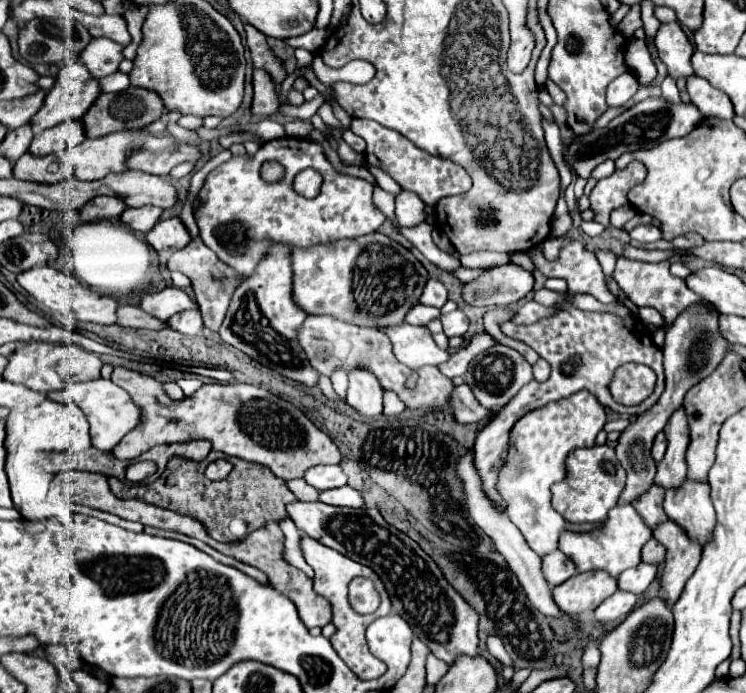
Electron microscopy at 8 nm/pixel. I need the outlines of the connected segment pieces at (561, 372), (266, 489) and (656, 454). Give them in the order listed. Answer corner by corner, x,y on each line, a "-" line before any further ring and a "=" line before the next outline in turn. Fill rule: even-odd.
562,303
556,309
556,313
550,317
544,317
532,325
516,325
514,321
504,321
500,323
500,331
512,339
530,345
542,359
546,359
552,365
552,375
544,383
530,381
528,385
524,385
520,393
506,407
502,407
476,437
474,443
476,469
480,469
480,477
484,477
484,489
488,489
488,497
496,497
496,501
500,501
500,493
496,493
496,469
500,469
500,461
504,461
504,453
508,451
508,433
516,423
516,419
522,417
524,413
538,409
550,401
564,399
580,389
588,389
600,399
602,405
610,407
612,411
626,413
626,415
640,415
646,409
650,409
664,391
662,349
654,345
652,333
648,331
648,327
640,317
632,317
632,315
618,317
608,311
582,311
572,303
-
632,361
646,361
646,365
652,367
654,373
658,375
658,383
652,397
648,397
640,405
626,407
612,399
608,385
614,377
614,371
620,365
=
210,451
208,457
202,461
192,461
192,459
174,455
168,461
168,469
154,483
126,485
114,477
110,477
108,483
110,483
112,493
120,499
142,499
152,505
168,507
170,511
198,519
208,529
210,537
214,537
216,541
236,541
238,539
228,529
232,519
242,519
248,527
248,533
252,533
254,529
264,527
268,521
280,523
282,519
288,517
286,505
294,503
298,499
286,487
284,479
274,477
274,473
260,463
242,461
242,465
236,465
234,471
226,479
210,481
210,479
206,479
204,471
206,471
208,463
212,463
214,459
228,459
228,457
224,457
224,453
220,453
220,451
=
660,433
656,439
654,439
654,447
652,447
652,457
654,457
654,461
658,463
662,457
664,457
664,453
666,453
666,435
664,433

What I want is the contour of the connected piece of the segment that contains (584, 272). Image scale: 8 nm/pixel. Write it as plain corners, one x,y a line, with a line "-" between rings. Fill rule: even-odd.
568,241
556,261
548,261
540,249
528,251
536,269
544,275
556,275
568,283
568,299
578,293
588,293
600,303
616,303
616,297
610,293
602,267
592,251
586,251
580,241

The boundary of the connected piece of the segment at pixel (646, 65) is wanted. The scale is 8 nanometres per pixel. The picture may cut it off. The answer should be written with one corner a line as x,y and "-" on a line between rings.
642,39
626,45
624,58
627,66
638,76
637,80
641,86
647,86
656,79
657,68

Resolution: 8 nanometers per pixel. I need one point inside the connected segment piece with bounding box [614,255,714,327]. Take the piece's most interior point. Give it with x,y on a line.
650,284

